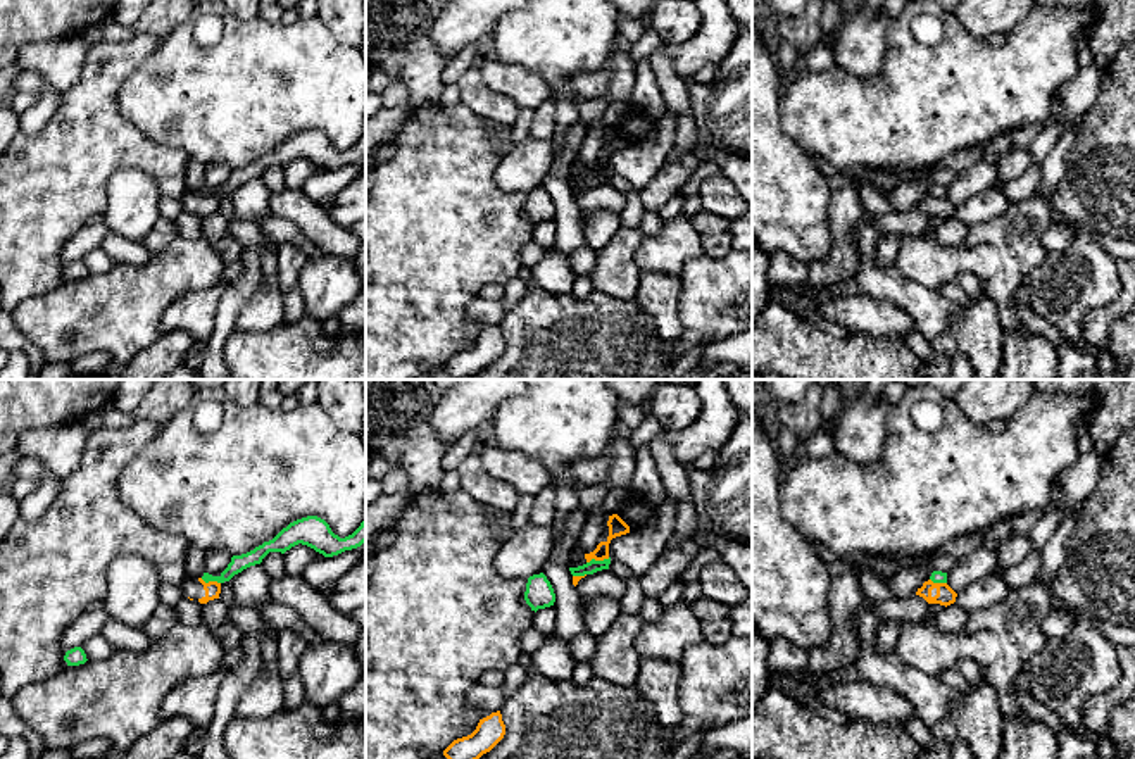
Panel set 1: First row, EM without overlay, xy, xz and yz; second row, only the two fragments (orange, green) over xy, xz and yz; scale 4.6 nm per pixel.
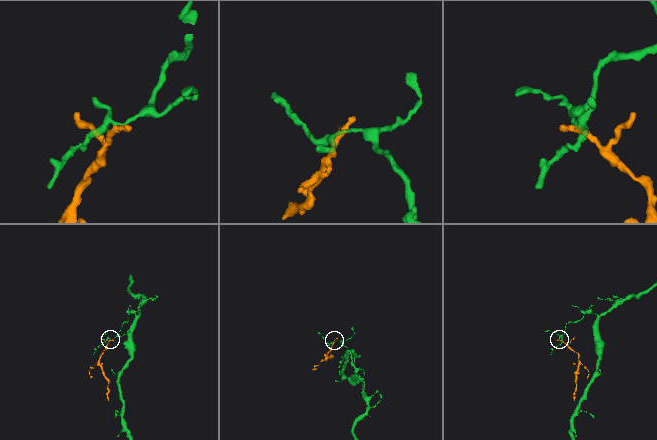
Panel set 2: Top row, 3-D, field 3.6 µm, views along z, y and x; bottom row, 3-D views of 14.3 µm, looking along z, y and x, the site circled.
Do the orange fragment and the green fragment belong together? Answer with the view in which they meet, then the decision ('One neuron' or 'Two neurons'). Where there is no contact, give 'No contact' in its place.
Touches orange in xz. Two neurons

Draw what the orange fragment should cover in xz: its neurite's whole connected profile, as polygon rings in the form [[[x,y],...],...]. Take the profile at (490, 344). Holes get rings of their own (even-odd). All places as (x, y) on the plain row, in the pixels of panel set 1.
[[[500,324],[480,333],[476,343],[462,352],[454,354],[443,369],[454,378],[471,378],[483,367],[490,366],[505,348],[505,338]]]

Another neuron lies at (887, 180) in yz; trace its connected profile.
[[[887,167],[887,169],[871,169],[866,171],[866,176],[873,183],[876,190],[885,193],[894,191],[902,183],[912,178],[914,171],[902,169],[902,167]]]

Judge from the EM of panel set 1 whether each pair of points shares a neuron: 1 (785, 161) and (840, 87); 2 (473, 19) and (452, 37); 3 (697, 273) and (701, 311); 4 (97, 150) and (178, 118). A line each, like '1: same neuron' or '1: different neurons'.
1: different neurons
2: same neuron
3: same neuron
4: different neurons

